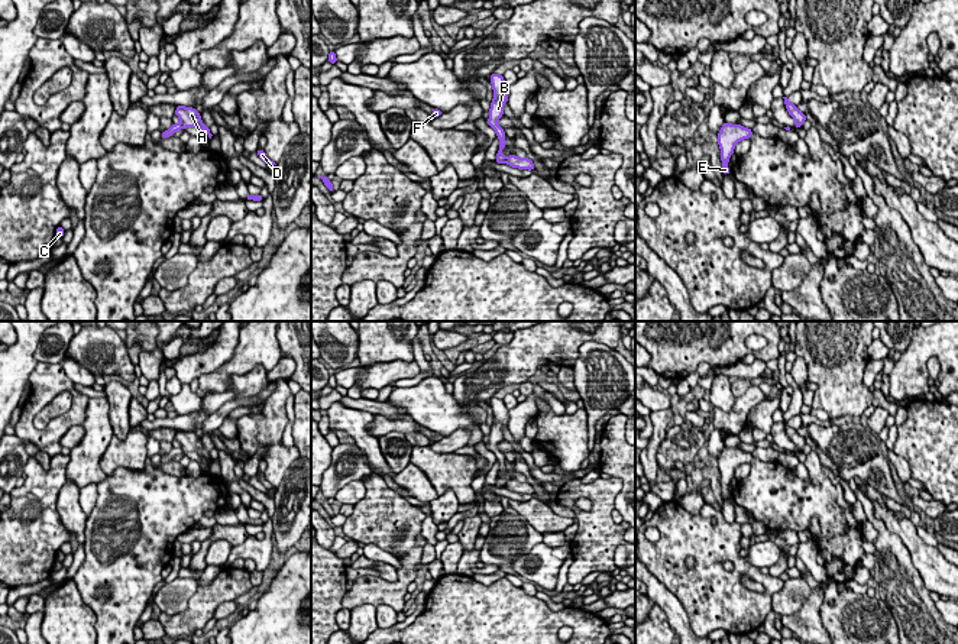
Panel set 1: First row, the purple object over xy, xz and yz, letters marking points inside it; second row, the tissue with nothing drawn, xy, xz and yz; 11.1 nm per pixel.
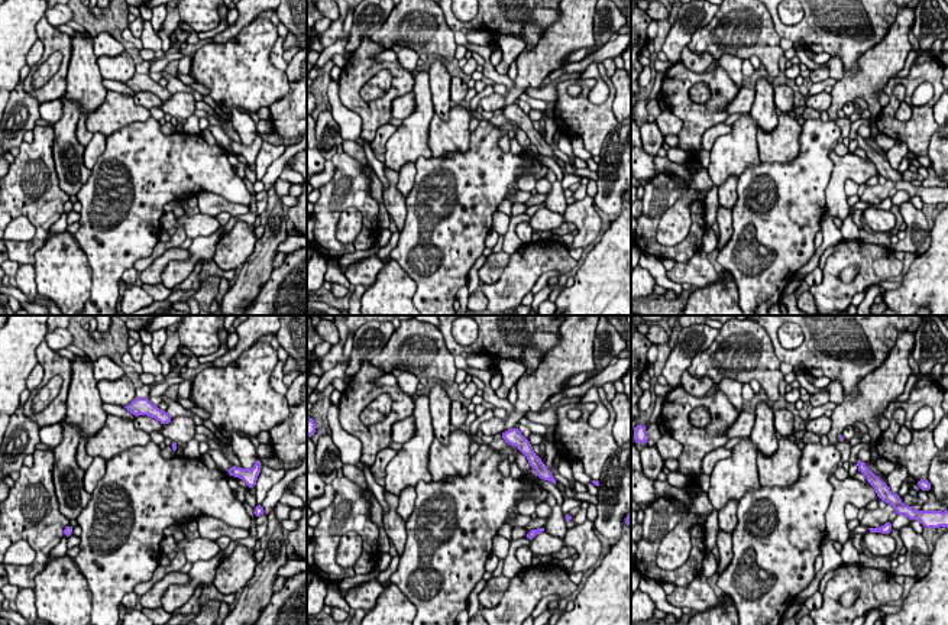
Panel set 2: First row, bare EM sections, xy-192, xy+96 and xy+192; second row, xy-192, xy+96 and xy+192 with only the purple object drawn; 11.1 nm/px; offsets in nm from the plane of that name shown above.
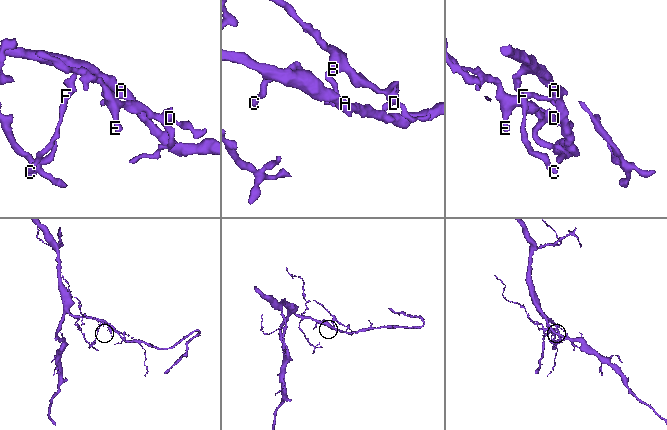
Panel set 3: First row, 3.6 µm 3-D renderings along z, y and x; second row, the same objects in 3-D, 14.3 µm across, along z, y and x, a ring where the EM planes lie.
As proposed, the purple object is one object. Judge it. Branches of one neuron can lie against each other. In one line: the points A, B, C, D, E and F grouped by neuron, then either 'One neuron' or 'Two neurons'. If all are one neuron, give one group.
Groups: A C F / B D E. Two neurons

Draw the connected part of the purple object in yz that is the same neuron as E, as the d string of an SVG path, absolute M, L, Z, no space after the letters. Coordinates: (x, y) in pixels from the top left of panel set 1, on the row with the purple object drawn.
M724 122L718 133L718 145L721 148L722 172L725 175L731 175L728 161L734 153L735 145L742 139L751 139L751 135L753 129Z

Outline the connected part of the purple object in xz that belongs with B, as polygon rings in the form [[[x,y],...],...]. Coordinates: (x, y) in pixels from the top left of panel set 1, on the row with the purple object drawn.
[[[491,74],[491,84],[493,90],[493,100],[489,109],[488,126],[495,129],[496,136],[499,137],[499,149],[496,152],[496,164],[505,162],[506,156],[501,153],[501,151],[506,146],[505,132],[498,124],[498,119],[504,116],[504,104],[508,103],[508,88],[509,85],[505,82],[504,75]]]

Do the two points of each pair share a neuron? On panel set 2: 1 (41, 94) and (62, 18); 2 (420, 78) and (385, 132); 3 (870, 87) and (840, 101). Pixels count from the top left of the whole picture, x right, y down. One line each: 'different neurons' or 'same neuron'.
1: different neurons
2: different neurons
3: same neuron

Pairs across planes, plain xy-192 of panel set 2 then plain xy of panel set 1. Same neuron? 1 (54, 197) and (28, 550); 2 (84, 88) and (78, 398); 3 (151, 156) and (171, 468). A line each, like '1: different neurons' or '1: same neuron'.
1: same neuron
2: different neurons
3: different neurons

